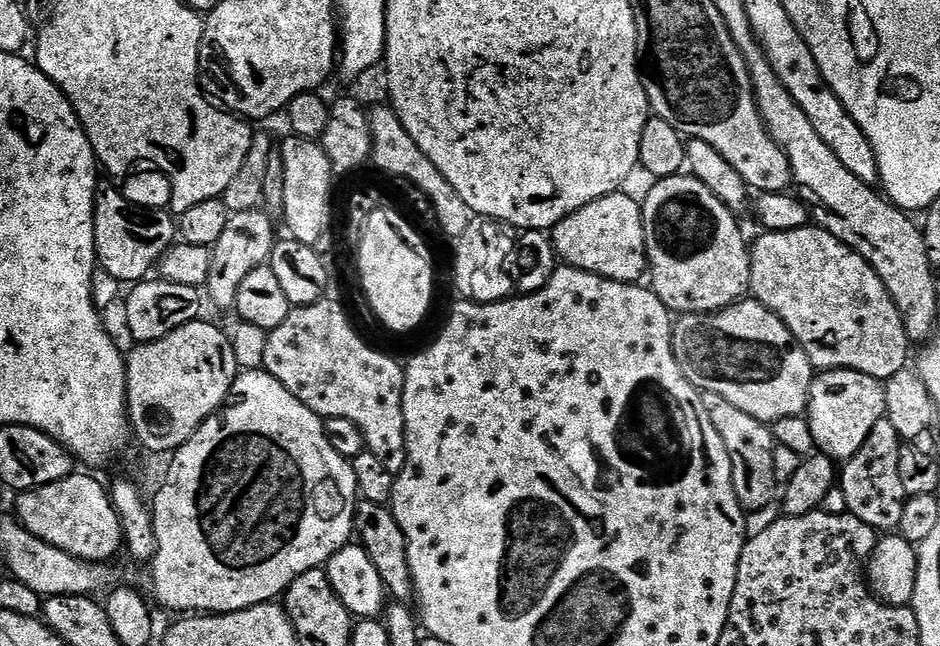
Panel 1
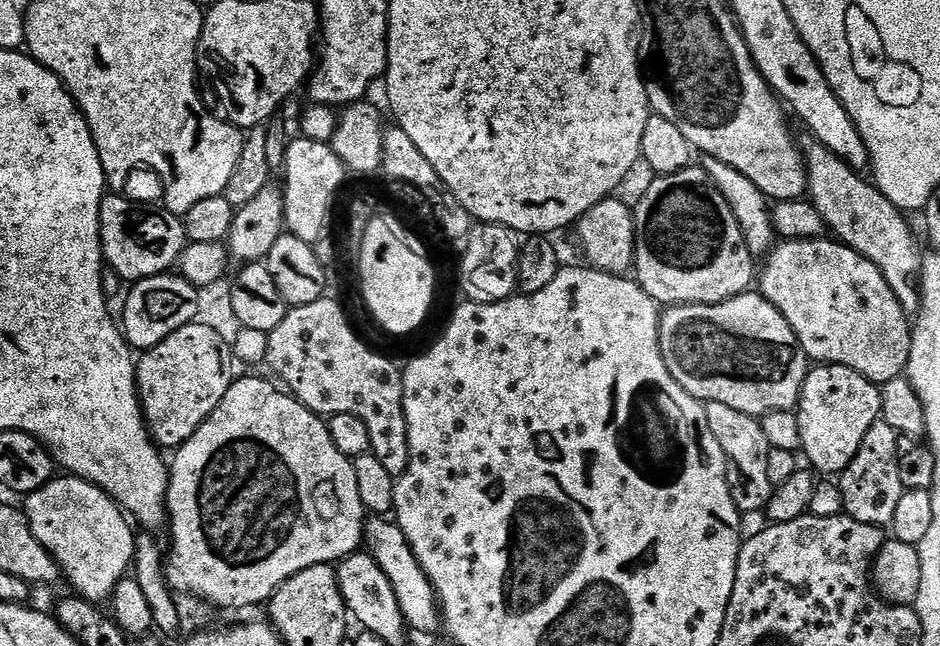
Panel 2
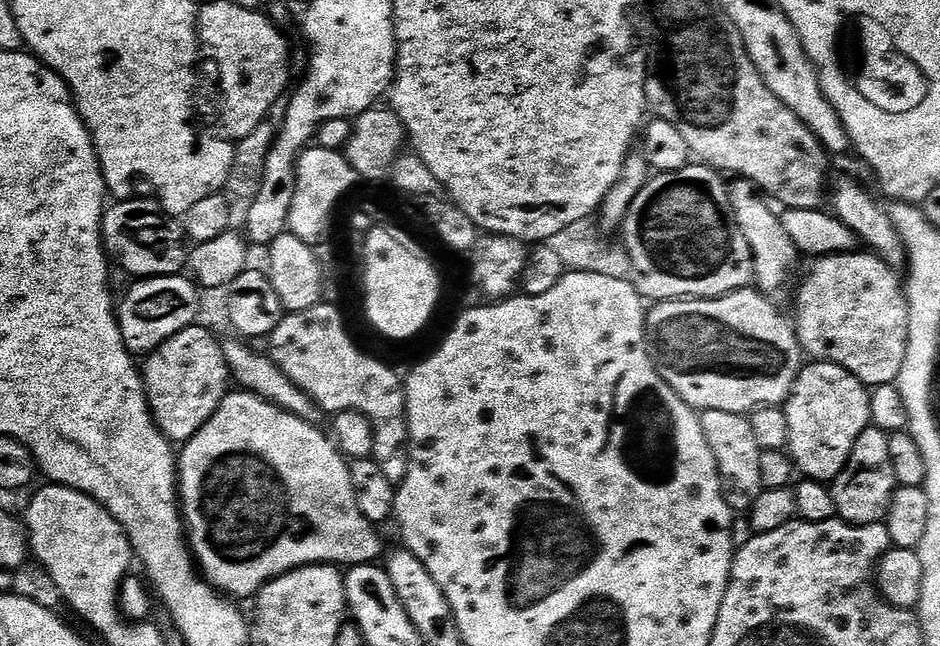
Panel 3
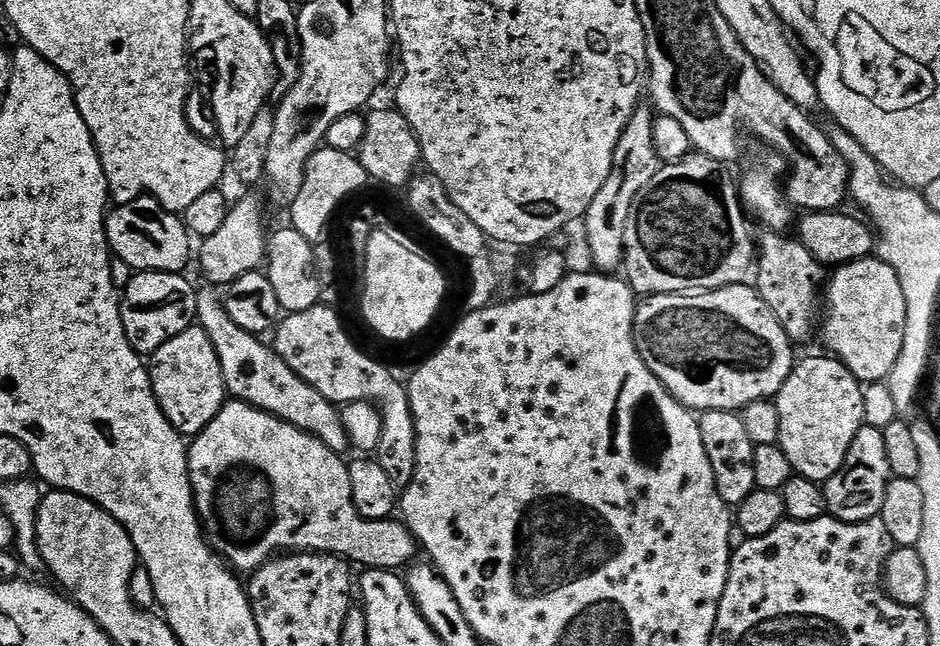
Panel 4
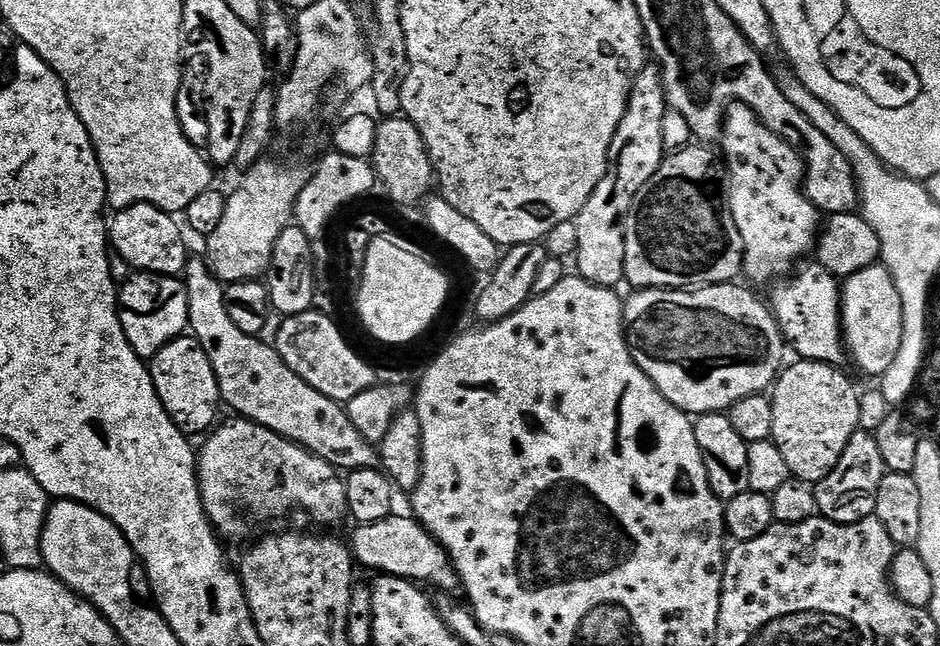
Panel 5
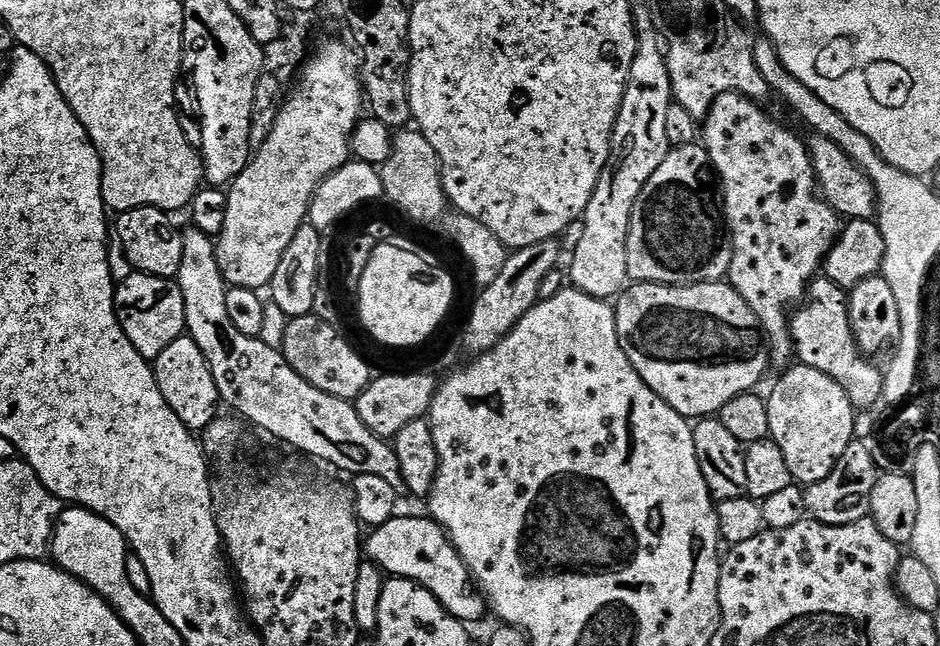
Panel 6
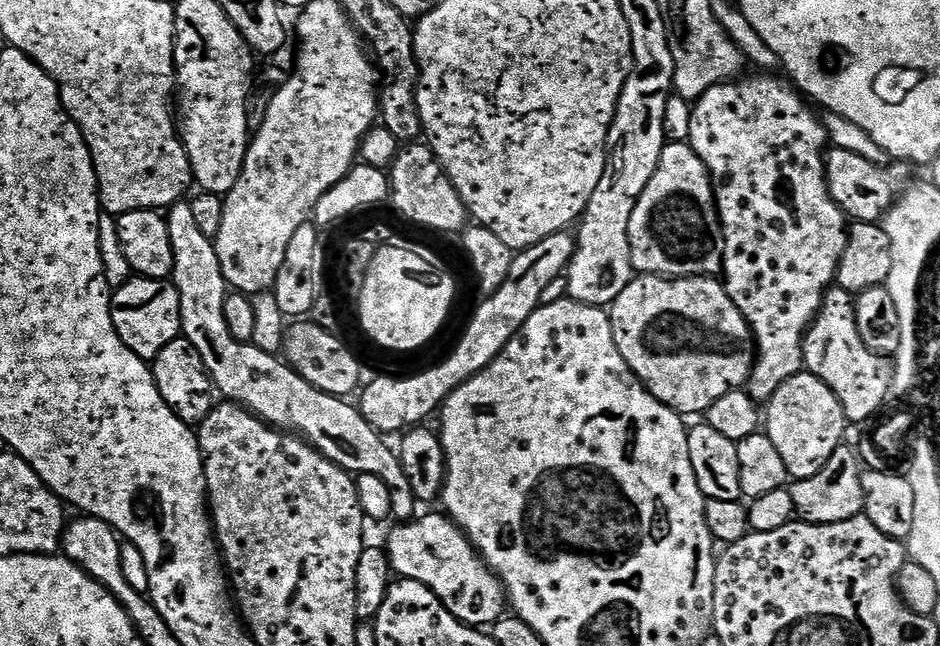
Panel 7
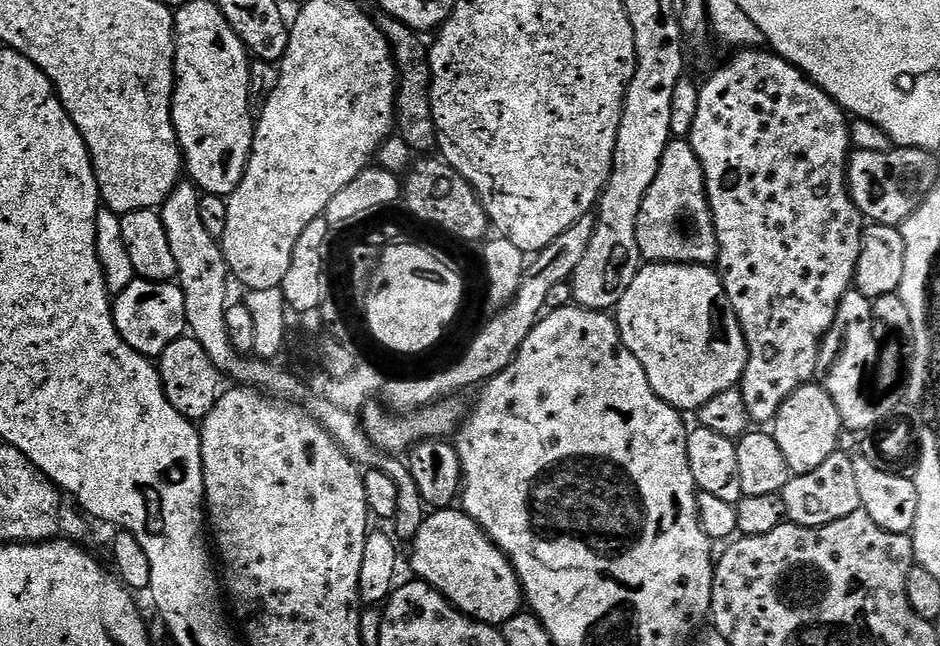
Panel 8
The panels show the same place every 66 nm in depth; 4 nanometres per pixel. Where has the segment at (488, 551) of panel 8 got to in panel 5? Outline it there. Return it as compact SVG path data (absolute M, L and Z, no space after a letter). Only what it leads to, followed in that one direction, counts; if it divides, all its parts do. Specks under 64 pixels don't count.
M393 514L379 520L377 524L362 524L350 539L350 547L357 565L365 564L373 568L373 573L386 576L401 576L404 580L433 584L445 593L452 594L461 587L459 576L452 567L448 552L434 537L411 515Z

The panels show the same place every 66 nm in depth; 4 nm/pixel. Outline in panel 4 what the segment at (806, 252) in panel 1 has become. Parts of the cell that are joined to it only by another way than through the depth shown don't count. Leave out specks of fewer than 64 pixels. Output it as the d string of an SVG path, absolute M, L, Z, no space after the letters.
M883 258L855 260L849 264L839 265L831 273L826 284L826 311L822 316L822 336L829 353L841 360L851 372L863 374L869 372L870 377L879 377L879 372L891 374L898 358L902 354L902 346L906 338L906 294L902 292L902 282L898 282L898 274Z

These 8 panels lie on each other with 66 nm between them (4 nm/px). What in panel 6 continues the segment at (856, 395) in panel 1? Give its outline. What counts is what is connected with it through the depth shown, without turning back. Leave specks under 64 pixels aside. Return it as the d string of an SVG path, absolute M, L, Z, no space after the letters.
M797 363L796 368L789 367L784 377L772 388L772 393L767 393L768 413L770 414L769 437L782 450L786 458L786 466L790 466L790 474L797 485L807 486L820 482L834 470L838 458L846 454L846 446L855 437L855 418L858 410L850 402L846 390L830 378L830 374L822 374L822 370L814 370L810 366Z

